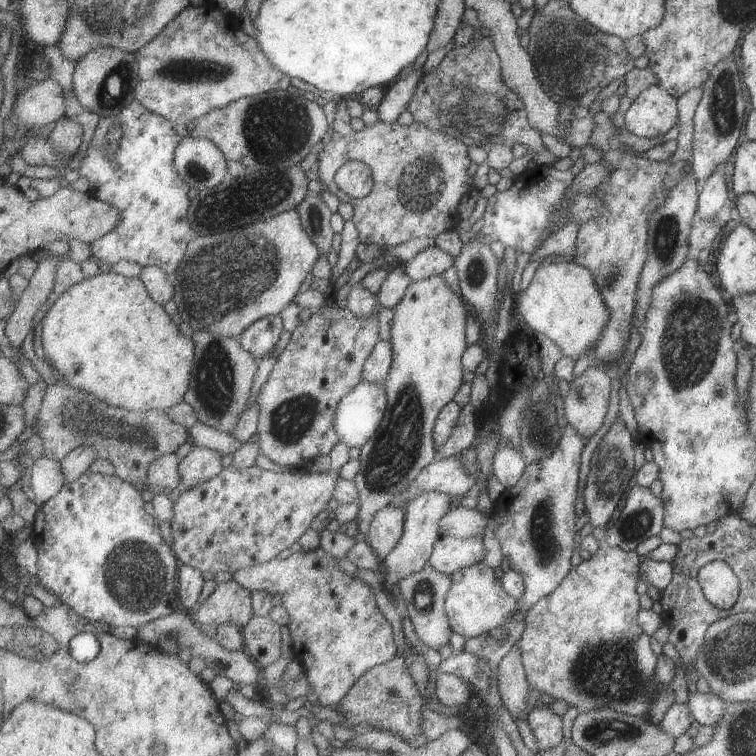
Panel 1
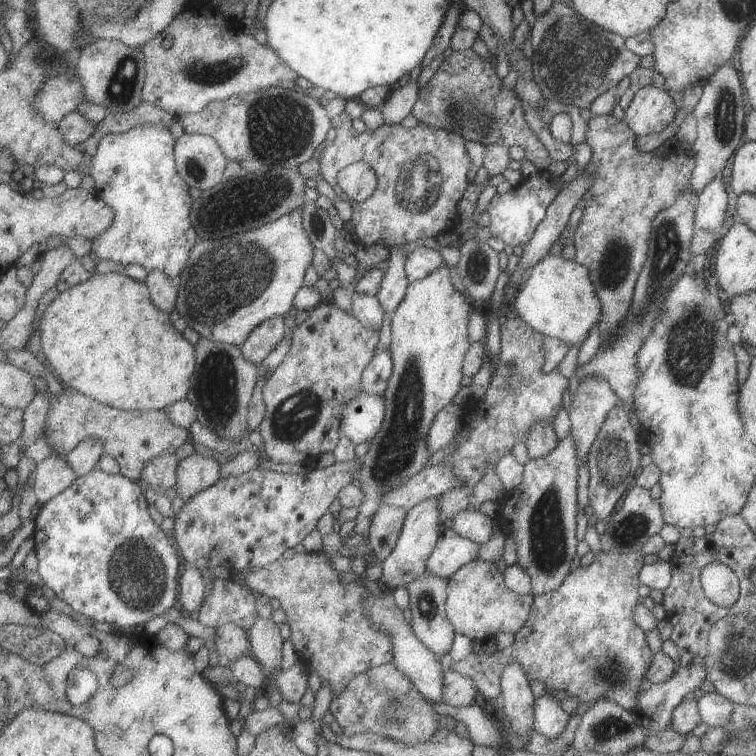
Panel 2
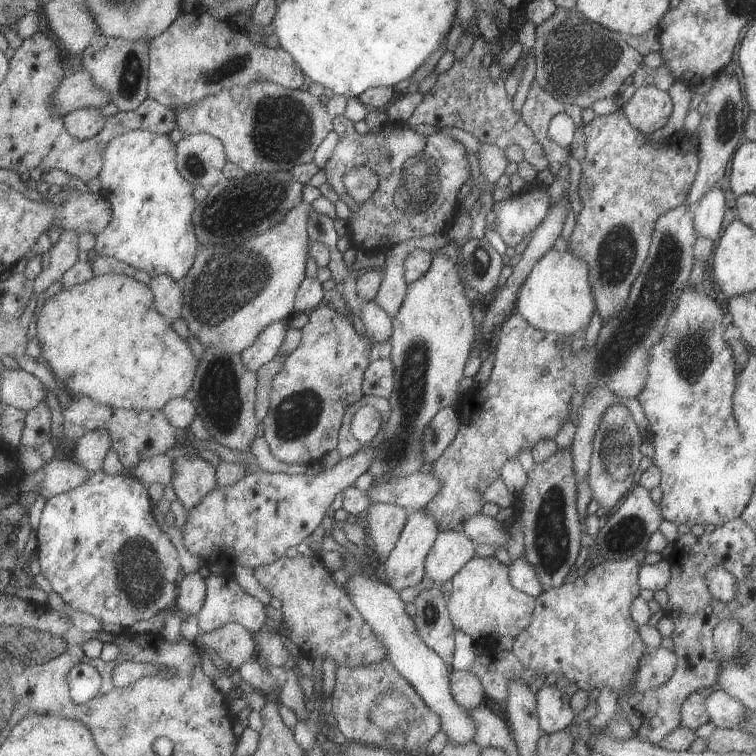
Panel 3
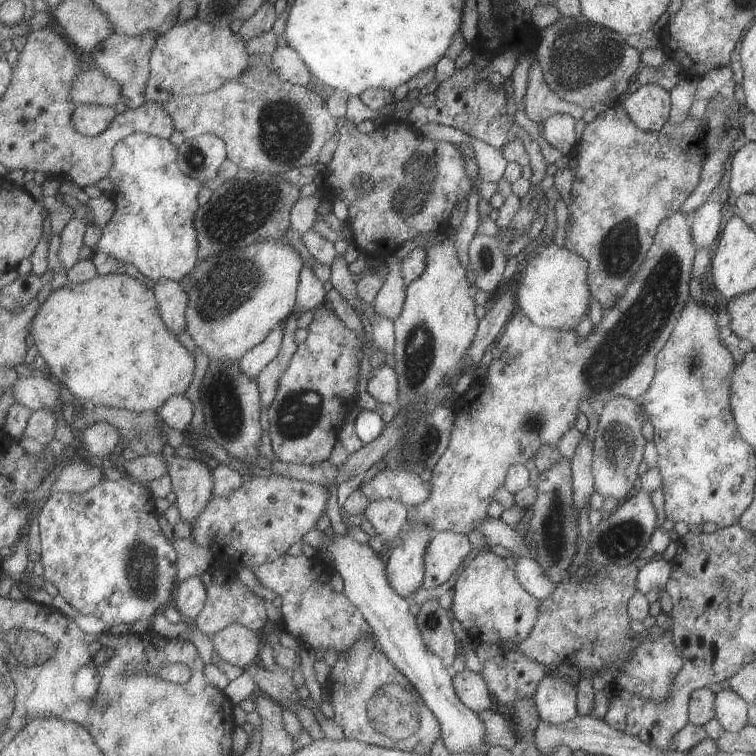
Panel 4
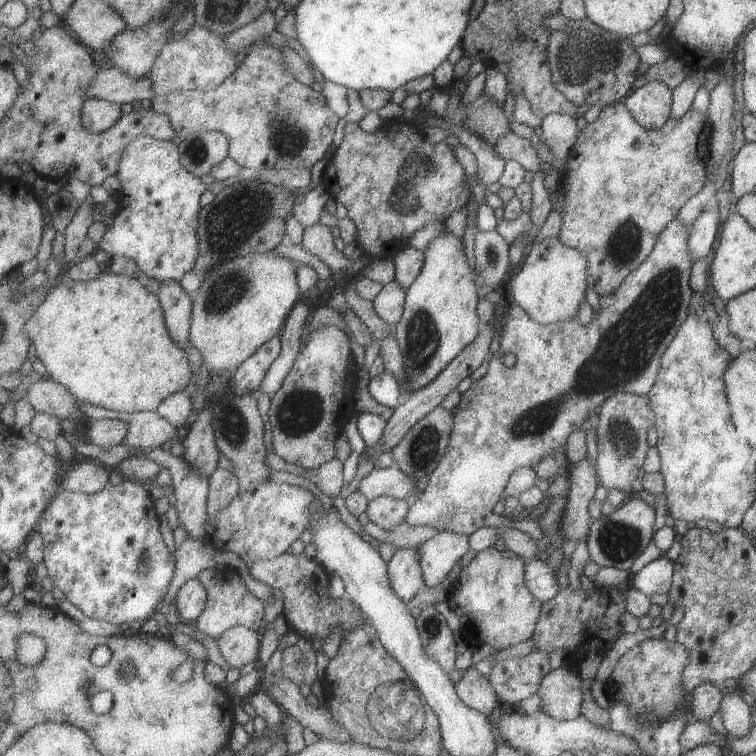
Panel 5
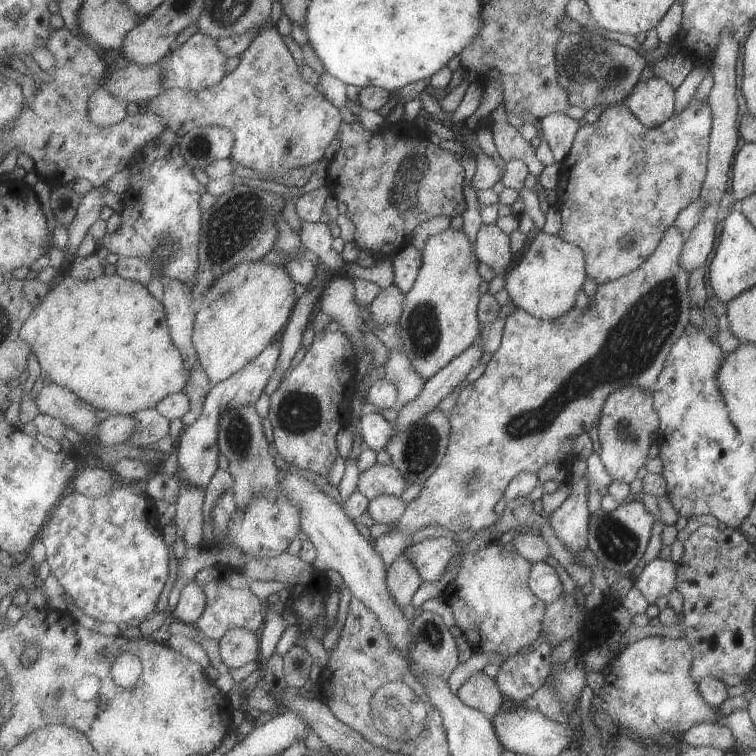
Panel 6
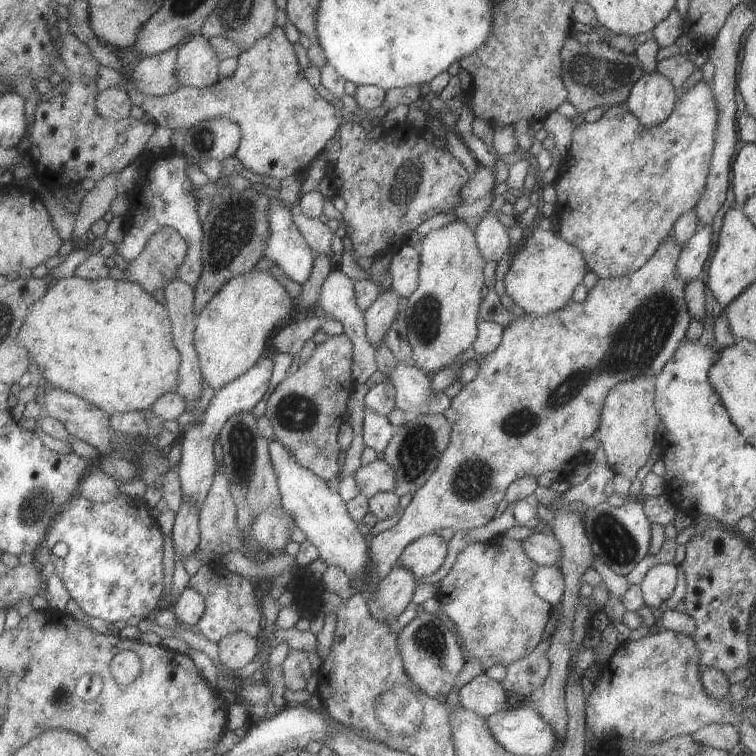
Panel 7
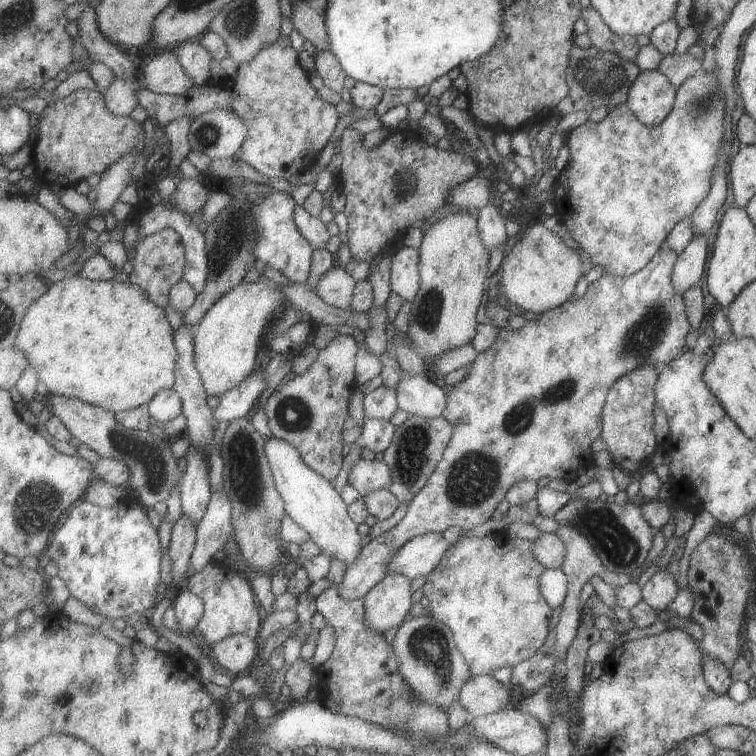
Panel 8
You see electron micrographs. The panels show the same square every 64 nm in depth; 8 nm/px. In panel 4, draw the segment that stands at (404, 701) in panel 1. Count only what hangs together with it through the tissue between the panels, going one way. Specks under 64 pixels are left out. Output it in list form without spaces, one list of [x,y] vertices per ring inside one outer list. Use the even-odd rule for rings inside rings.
[[[363,637],[352,646],[352,649],[348,650],[348,653],[339,655],[336,663],[332,666],[332,670],[326,675],[325,683],[328,684],[329,690],[331,690],[330,696],[332,699],[330,707],[334,711],[334,719],[341,726],[347,739],[417,753],[418,755],[427,755],[431,754],[437,738],[442,738],[440,719],[427,706],[417,687],[395,666],[389,655],[385,654],[376,637]],[[393,684],[397,684],[405,692],[413,692],[413,698],[415,698],[415,718],[417,716],[421,718],[421,728],[417,730],[417,734],[401,738],[401,740],[399,738],[395,740],[393,736],[381,734],[373,726],[373,722],[369,718],[369,702],[371,702],[371,698],[375,698],[375,694],[383,686],[393,686]]]

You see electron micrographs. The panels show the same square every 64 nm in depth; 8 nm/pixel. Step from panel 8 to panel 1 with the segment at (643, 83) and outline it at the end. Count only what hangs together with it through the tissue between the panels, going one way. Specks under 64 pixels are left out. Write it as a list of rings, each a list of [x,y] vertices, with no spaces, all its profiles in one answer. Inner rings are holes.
[[[659,85],[644,88],[623,115],[624,128],[631,134],[653,138],[663,136],[678,119],[676,99]]]

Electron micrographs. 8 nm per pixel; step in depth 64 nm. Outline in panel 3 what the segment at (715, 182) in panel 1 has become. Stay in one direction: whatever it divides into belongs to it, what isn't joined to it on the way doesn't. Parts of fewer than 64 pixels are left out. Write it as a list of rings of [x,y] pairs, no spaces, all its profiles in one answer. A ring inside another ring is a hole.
[[[718,184],[709,189],[692,207],[691,217],[697,237],[718,240],[725,210],[725,198]]]

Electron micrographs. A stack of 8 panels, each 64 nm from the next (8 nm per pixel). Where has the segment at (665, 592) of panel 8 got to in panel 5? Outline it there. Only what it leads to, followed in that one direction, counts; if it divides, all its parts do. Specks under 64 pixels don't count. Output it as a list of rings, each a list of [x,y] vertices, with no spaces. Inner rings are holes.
[[[660,556],[631,575],[629,585],[645,596],[668,592],[672,583],[674,561]]]

